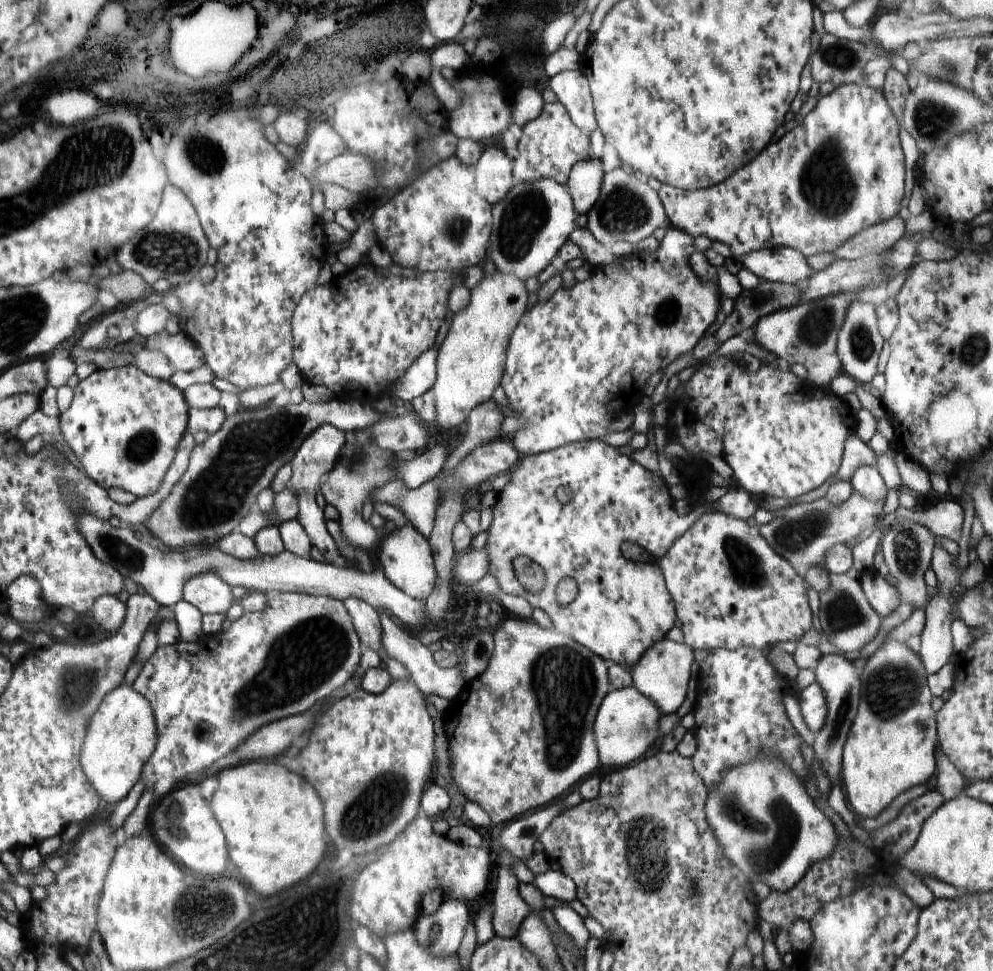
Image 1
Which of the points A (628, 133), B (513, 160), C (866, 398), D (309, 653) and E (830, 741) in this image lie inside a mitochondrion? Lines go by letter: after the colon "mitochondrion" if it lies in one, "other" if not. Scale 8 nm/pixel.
A: other
B: other
C: other
D: mitochondrion
E: mitochondrion

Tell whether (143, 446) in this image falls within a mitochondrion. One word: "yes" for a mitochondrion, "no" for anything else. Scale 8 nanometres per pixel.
yes

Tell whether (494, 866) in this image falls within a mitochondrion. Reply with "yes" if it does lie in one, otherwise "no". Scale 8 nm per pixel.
no

